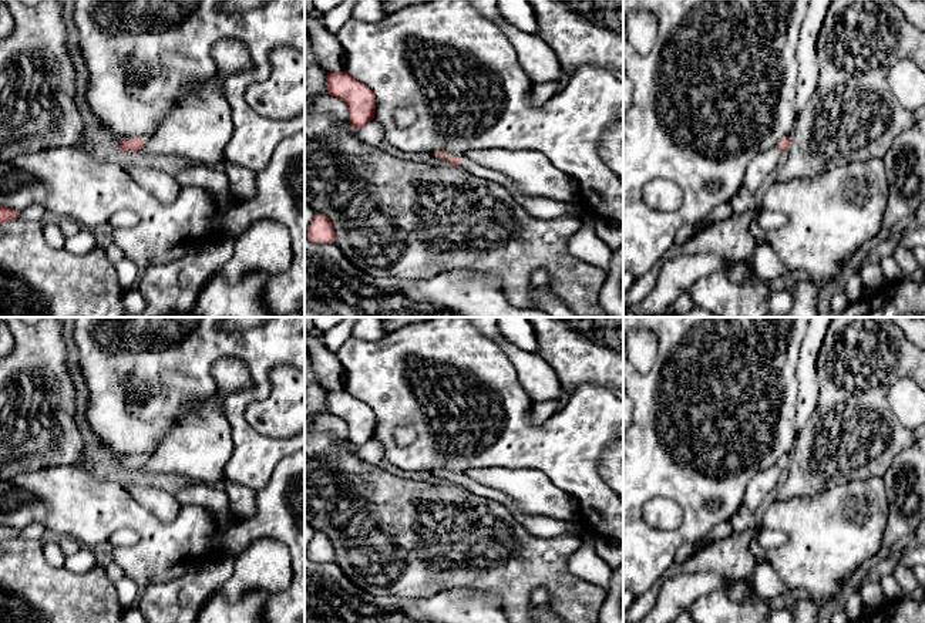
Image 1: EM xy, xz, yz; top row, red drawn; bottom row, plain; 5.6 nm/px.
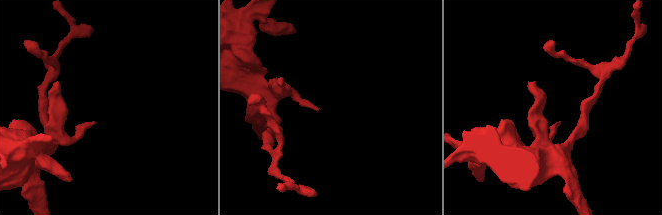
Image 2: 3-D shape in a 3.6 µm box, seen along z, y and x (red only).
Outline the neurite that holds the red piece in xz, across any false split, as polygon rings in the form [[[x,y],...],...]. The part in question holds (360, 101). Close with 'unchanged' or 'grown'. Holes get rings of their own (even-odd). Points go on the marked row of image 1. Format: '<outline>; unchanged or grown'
[[[346,70],[327,73],[326,88],[329,95],[336,97],[346,104],[349,124],[354,129],[360,129],[374,118],[374,92],[367,85],[352,77]]]; unchanged

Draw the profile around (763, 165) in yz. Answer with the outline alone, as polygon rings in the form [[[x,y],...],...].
[[[776,145],[766,152],[756,156],[746,172],[743,186],[750,192],[756,193],[756,191],[761,186],[764,179],[774,174],[777,169],[778,161],[781,158],[783,151]]]

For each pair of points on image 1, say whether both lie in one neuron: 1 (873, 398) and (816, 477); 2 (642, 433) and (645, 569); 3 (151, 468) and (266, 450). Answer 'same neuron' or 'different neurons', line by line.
1: same neuron
2: same neuron
3: different neurons

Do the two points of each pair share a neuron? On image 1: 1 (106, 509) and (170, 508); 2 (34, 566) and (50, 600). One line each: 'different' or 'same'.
1: different
2: same

